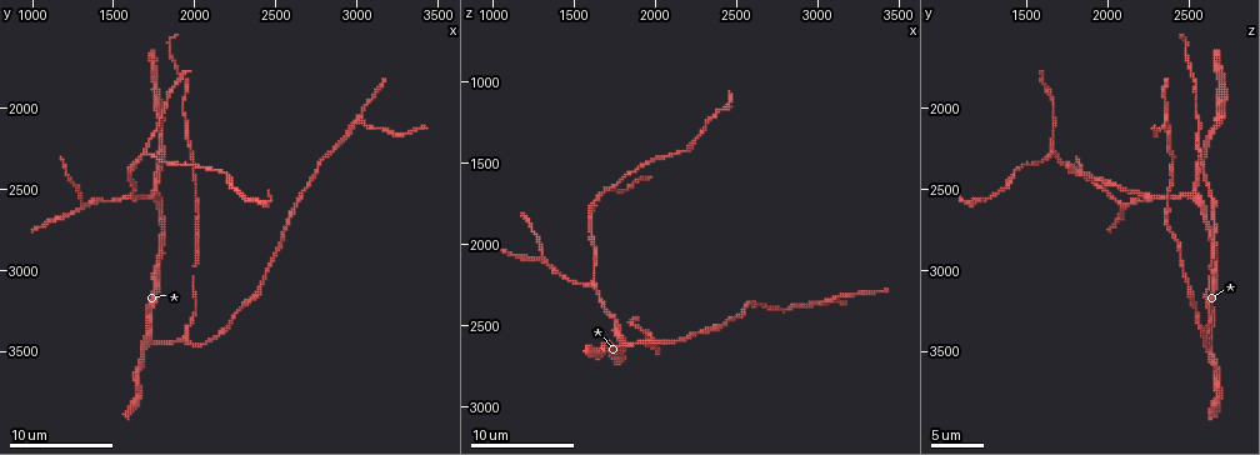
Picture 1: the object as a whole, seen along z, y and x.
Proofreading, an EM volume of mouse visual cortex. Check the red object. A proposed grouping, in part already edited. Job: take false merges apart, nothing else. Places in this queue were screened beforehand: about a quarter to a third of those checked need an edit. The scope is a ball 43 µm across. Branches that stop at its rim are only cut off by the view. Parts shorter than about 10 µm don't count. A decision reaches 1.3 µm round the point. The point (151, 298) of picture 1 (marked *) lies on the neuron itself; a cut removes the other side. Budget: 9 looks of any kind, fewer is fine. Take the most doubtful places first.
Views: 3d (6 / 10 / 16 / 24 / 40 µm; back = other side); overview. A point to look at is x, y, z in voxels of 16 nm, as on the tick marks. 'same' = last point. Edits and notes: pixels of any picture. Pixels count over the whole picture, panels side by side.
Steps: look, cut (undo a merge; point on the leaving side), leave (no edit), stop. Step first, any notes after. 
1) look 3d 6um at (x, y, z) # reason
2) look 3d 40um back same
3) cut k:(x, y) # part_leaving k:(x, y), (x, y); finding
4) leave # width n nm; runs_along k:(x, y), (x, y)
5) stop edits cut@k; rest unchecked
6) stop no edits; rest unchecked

look 3d 10um at (1600, 2540, 2240) # three-way junction

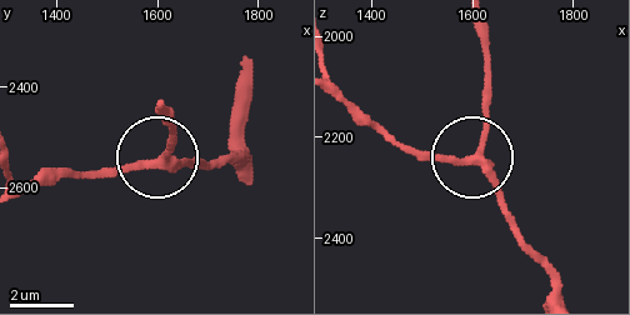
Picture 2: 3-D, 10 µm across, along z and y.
leave # arms 3; runs_along 2:(244, 174), (231, 158), (178, 158), (75, 174); one neuron here

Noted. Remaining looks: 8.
look 3d 10um at (1960, 3420, 2600) # three arms meet

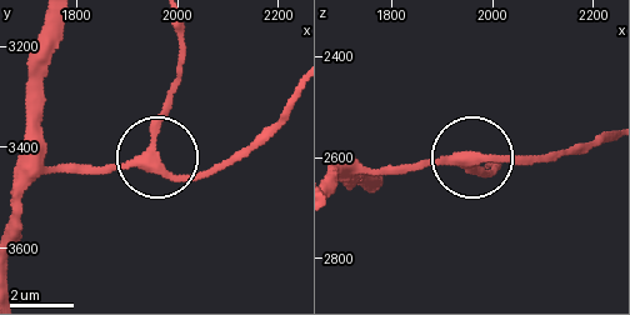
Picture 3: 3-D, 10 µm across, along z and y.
leave # runs_along 3:(44, 31), (44, 150), (60, 166), (149, 164), (181, 56); one neuron here

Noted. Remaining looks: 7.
look 3d 6um at (1340, 2600, 2100) # thin arm on a thick one

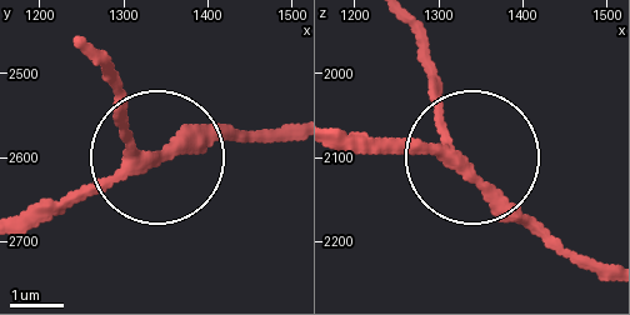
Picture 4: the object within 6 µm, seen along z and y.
leave # arms 3; one neuron here

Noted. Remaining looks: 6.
look 3d 10um at (3020, 2080, 2360) # thin arm on a thick one

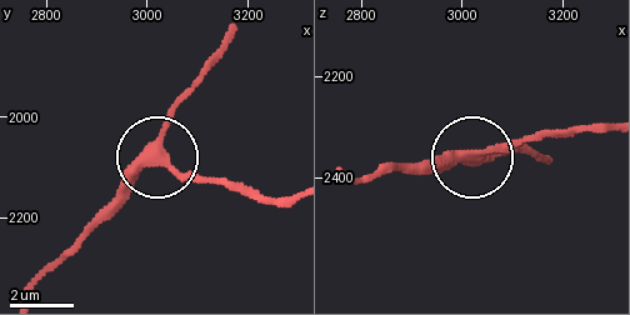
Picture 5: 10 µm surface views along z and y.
leave # runs_along 5:(341, 178), (438, 170), (556, 133); one neuron here

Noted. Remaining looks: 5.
look 3d 10um at (1760, 2520, 2520)

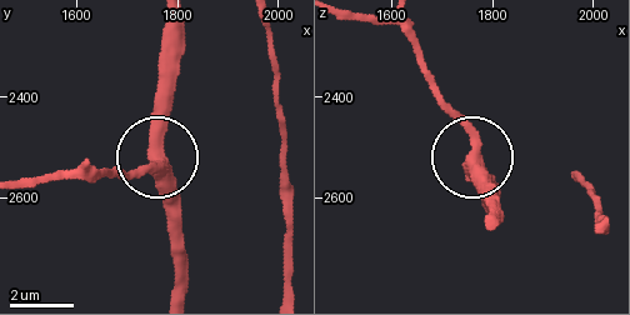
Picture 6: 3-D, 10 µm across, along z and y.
leave # width 380 nm; runs_along 6:(171, 289), (178, 193), (153, 151), (161, 66); one neuron here

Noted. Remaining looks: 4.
stop no edits; rest unchecked

